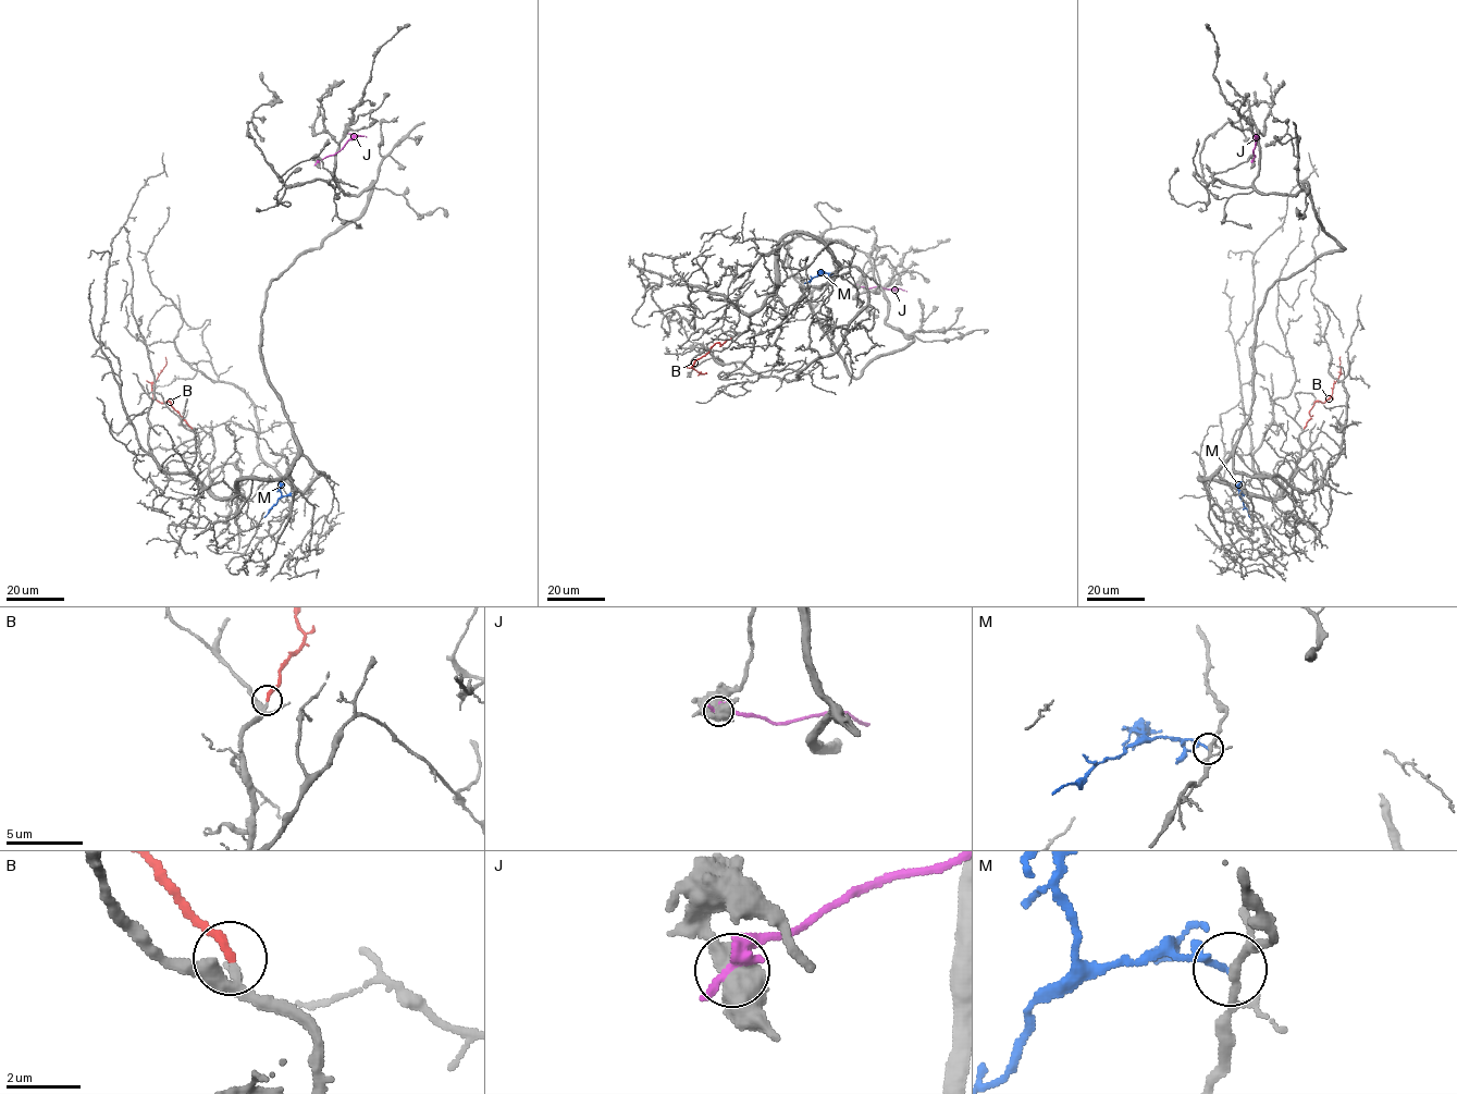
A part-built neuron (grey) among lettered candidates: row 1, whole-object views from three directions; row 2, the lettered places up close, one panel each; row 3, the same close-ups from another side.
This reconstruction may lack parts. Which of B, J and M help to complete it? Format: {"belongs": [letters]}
{"belongs": ["B"]}

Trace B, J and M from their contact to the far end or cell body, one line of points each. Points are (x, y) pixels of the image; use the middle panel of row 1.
B: (731, 337), (723, 344), (716, 343), (693, 366), (698, 371), (705, 373)
J: (856, 286), (906, 291)
M: (832, 274), (822, 272), (804, 283)

